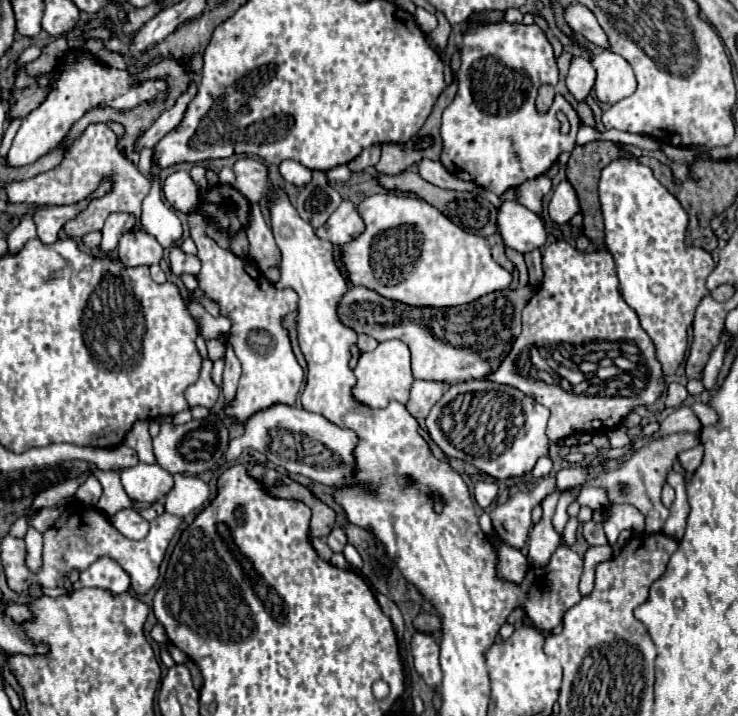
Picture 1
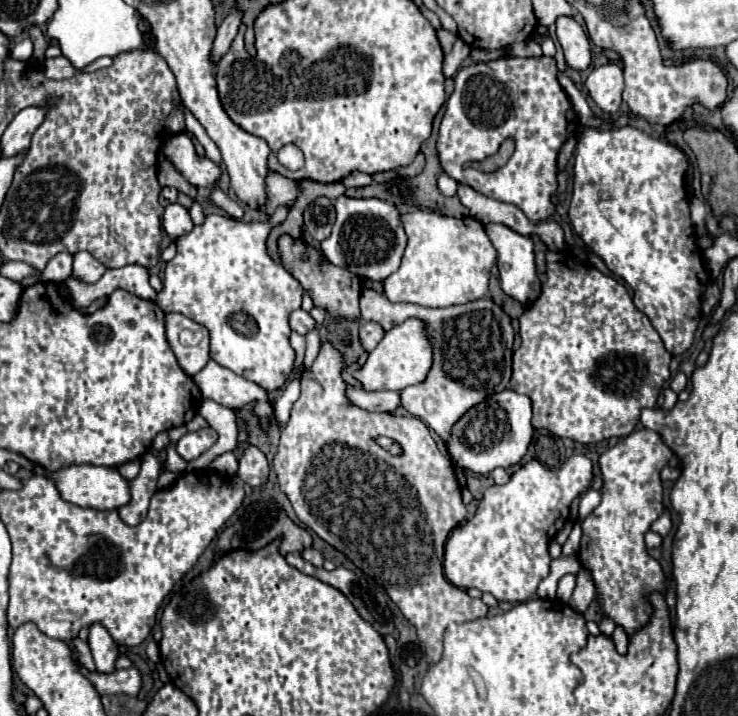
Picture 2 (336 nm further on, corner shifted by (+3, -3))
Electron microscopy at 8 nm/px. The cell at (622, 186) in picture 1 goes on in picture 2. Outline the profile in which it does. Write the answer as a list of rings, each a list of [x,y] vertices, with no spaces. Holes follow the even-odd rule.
[[[623,126],[619,130],[583,128],[577,138],[573,196],[569,204],[571,226],[591,252],[603,258],[609,272],[633,290],[635,306],[651,320],[667,352],[673,356],[683,354],[693,344],[701,320],[701,296],[709,282],[709,274],[697,252],[697,236],[683,188],[683,176],[689,166],[687,158],[677,146],[651,138],[633,126]]]

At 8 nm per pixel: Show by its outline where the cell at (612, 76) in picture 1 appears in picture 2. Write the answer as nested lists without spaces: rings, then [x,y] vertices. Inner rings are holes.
[[[603,64],[595,68],[587,80],[585,86],[589,90],[589,96],[593,102],[609,114],[615,114],[621,106],[621,92],[623,92],[623,70],[619,64]]]

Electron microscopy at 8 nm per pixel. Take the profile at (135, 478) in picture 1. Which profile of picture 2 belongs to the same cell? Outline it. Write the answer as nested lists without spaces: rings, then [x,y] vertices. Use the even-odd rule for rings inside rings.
[[[65,466],[61,470],[49,472],[47,478],[57,486],[63,500],[77,504],[77,506],[89,506],[97,510],[115,510],[129,502],[129,482],[115,470],[105,466]]]

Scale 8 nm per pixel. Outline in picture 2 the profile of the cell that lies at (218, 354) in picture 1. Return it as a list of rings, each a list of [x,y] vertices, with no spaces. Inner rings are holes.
[[[209,360],[207,366],[193,376],[193,380],[199,386],[203,398],[211,398],[227,408],[237,410],[253,404],[255,414],[261,418],[273,414],[273,408],[267,404],[267,392],[261,386],[233,374],[229,368],[213,360]]]

